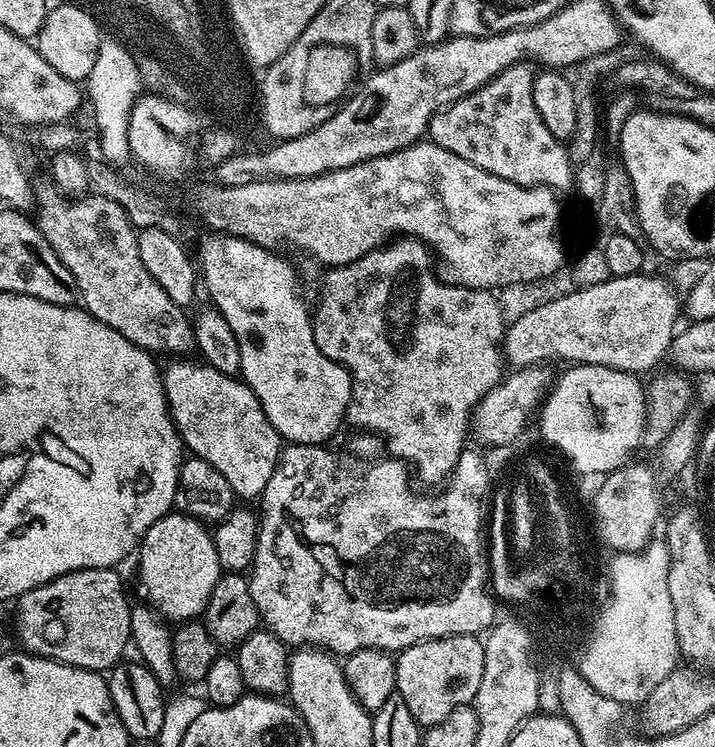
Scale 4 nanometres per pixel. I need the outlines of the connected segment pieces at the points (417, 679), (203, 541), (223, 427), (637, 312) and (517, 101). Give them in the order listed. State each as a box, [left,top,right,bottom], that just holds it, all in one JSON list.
[[395,636,484,730],[138,510,222,622],[162,362,282,501],[502,274,682,374],[427,62,574,189]]

